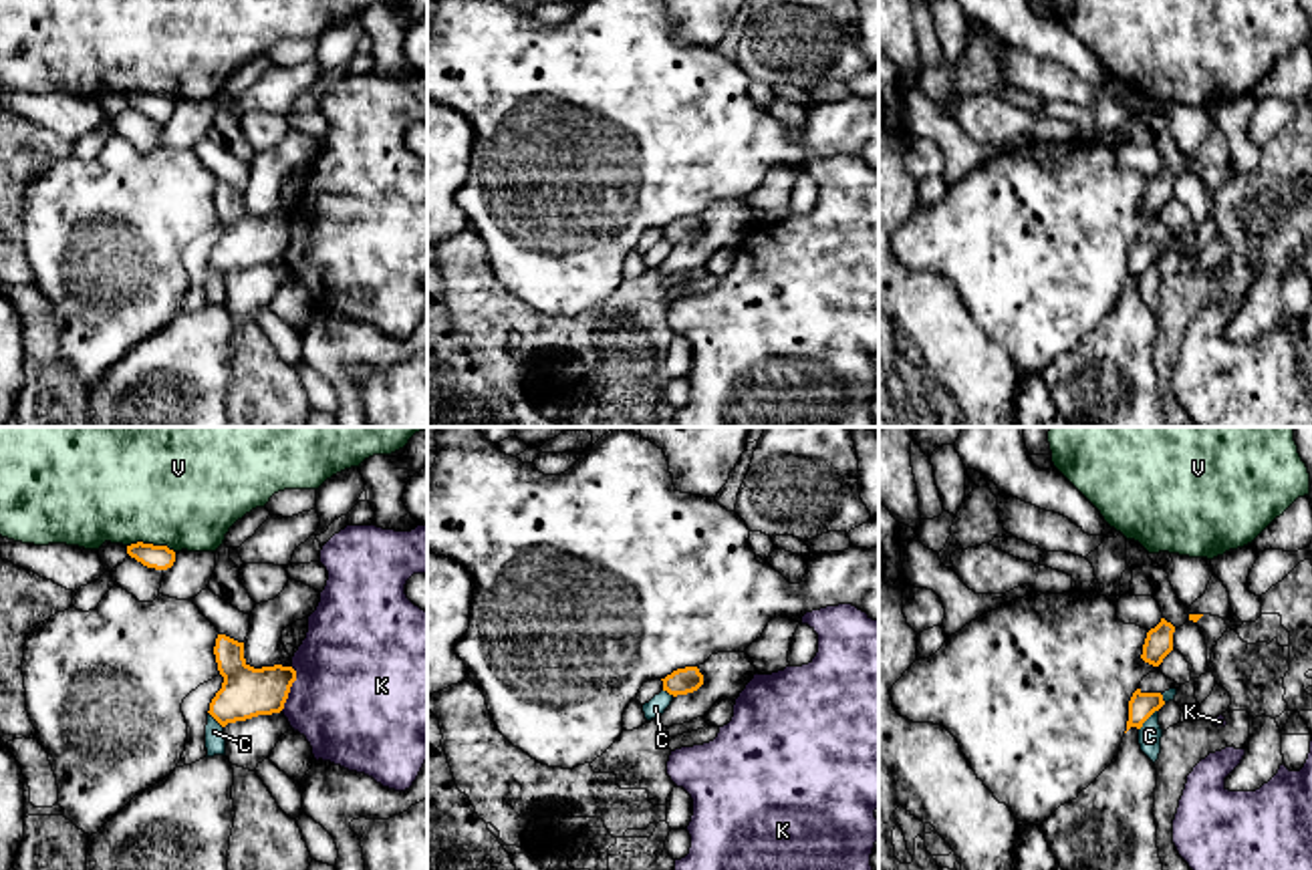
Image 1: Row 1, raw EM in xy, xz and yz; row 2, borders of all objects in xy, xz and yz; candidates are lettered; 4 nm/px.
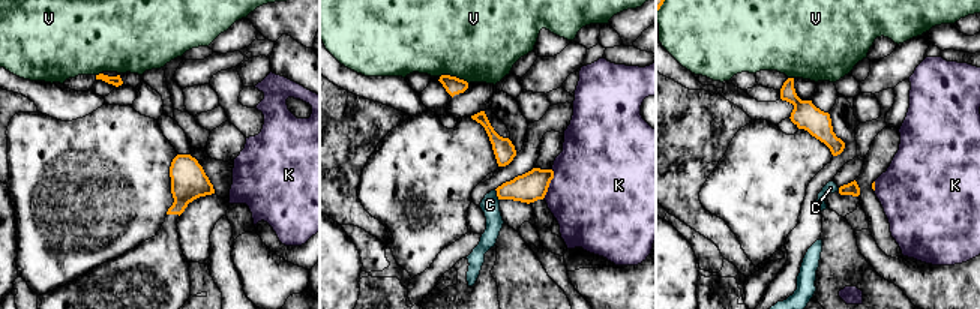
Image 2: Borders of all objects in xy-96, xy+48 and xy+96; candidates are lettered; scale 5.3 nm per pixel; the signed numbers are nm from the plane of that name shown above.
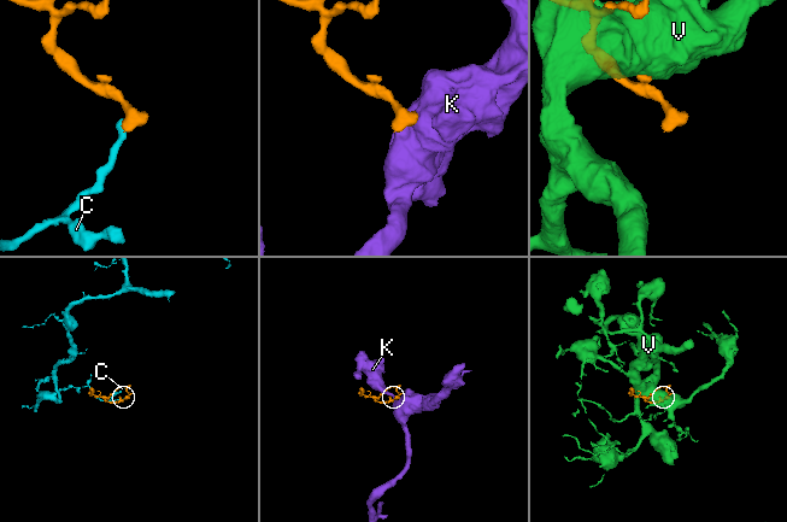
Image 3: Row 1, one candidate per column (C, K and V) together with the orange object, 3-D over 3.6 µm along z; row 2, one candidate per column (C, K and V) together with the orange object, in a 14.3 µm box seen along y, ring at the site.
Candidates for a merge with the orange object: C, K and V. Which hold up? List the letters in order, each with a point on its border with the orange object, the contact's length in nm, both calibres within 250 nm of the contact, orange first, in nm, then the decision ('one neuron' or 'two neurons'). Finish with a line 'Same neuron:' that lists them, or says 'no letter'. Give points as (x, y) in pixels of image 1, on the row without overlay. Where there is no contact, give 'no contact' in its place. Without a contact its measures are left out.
C: meets orange in yz at (1147, 266); contact 120 nm long; 110 nm thick on the orange side, 100 nm on the other; two neurons
K: meets orange in xy at (289, 238); contact 180 nm long; 200 nm thick on the orange side, 460 nm on the other; two neurons
V: meets orange in xy at (152, 93); contact 190 nm long; 100 nm thick on the orange side, 400 nm on the other; two neurons
Same neuron: no letter

